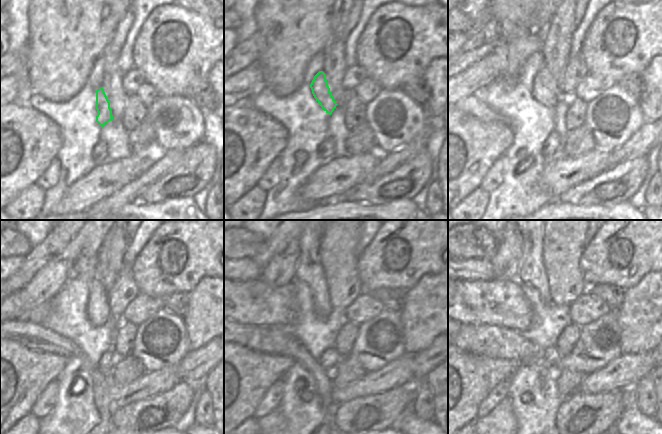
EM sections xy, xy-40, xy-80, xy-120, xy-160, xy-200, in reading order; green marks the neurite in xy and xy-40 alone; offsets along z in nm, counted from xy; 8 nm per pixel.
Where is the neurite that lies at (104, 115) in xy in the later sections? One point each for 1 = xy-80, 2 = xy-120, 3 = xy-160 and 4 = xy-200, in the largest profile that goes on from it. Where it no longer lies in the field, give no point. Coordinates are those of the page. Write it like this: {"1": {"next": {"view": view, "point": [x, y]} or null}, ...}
{"1": {"next": {"view": "xy-80", "point": [546, 91]}}, "2": {"next": {"view": "xy-120", "point": [88, 242]}}, "3": {"next": {"view": "xy-160", "point": [309, 269]}}, "4": {"next": {"view": "xy-200", "point": [532, 270]}}}

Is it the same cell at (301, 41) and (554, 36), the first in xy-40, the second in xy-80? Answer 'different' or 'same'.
different

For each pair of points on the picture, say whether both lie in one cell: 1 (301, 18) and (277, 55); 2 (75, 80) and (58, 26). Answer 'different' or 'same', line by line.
1: same
2: same

